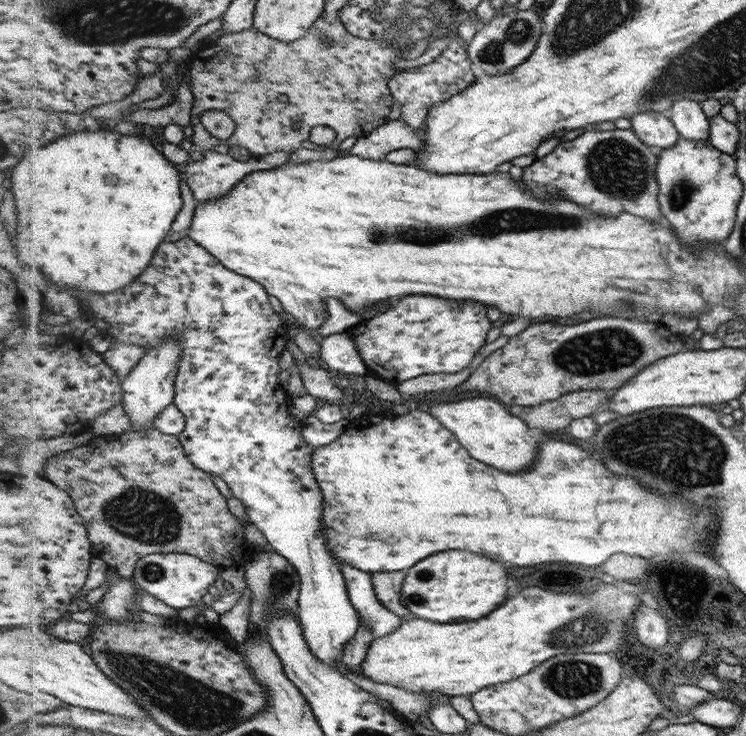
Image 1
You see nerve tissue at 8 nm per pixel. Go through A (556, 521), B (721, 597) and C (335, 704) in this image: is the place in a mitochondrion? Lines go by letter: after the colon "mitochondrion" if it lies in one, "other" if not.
A: other
B: other
C: other

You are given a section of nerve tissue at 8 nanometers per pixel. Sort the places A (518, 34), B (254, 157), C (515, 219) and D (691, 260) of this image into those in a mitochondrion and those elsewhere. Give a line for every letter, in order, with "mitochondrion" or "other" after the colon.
A: mitochondrion
B: other
C: mitochondrion
D: other

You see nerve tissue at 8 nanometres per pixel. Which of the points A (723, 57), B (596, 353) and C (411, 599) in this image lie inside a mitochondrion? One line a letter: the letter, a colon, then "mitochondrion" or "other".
A: mitochondrion
B: mitochondrion
C: mitochondrion

